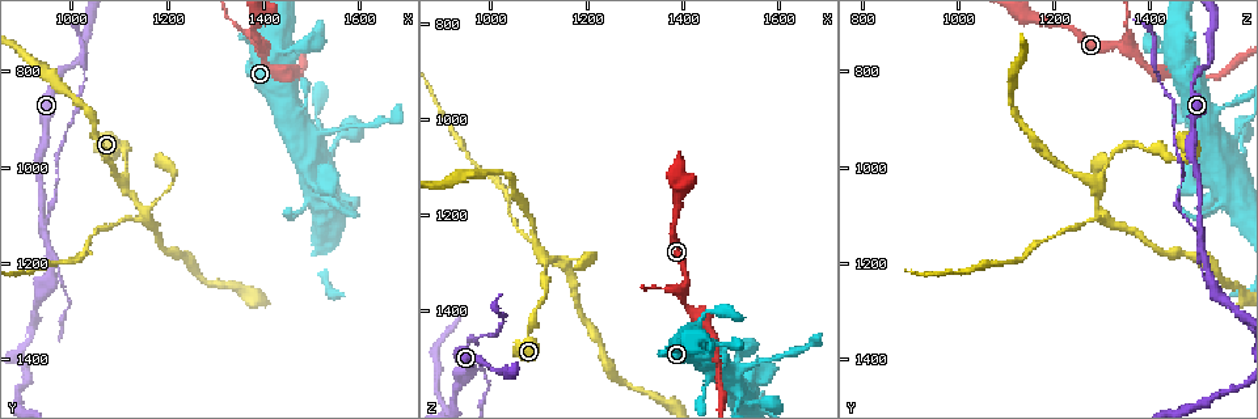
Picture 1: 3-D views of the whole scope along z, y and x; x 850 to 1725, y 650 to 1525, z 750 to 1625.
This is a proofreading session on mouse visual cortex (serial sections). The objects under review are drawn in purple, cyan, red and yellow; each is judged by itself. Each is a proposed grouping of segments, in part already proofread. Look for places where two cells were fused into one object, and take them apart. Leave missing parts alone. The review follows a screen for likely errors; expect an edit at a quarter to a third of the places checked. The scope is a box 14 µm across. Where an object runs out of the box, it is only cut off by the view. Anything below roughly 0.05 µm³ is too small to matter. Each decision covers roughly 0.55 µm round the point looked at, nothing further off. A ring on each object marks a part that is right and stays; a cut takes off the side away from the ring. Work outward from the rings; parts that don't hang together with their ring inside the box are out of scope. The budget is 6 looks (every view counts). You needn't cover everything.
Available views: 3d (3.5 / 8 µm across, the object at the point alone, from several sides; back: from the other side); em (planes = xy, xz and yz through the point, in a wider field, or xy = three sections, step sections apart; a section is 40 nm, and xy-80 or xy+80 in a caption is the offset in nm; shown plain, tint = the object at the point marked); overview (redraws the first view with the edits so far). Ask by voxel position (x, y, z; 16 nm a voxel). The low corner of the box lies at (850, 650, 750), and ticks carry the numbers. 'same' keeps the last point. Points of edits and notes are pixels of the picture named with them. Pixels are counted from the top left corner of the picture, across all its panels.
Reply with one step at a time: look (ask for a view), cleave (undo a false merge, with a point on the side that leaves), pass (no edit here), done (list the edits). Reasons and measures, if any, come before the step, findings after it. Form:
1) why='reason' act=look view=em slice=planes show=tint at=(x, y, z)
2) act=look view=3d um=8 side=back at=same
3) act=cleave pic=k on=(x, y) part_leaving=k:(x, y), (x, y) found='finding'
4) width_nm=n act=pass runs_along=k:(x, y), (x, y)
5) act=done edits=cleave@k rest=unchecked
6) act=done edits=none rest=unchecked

why='thin neck' act=look view=3d um=3.5 side=back at=(1145, 1110, 1300)

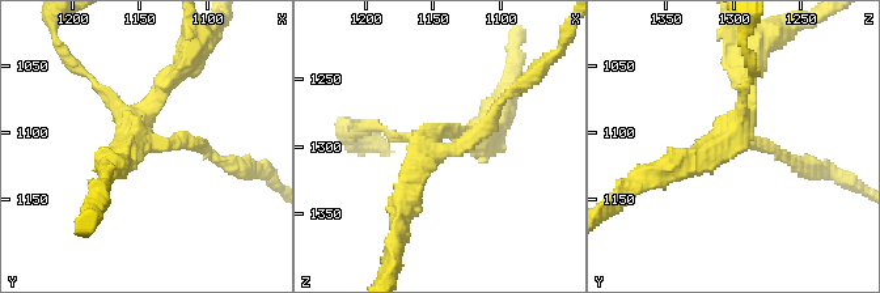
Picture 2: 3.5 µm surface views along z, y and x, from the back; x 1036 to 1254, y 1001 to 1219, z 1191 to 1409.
arms=4 arm_widths_nm=150,200,200,300 act=look view=em slice=xy step=1 show=tint at=(1152, 1106, 1304)

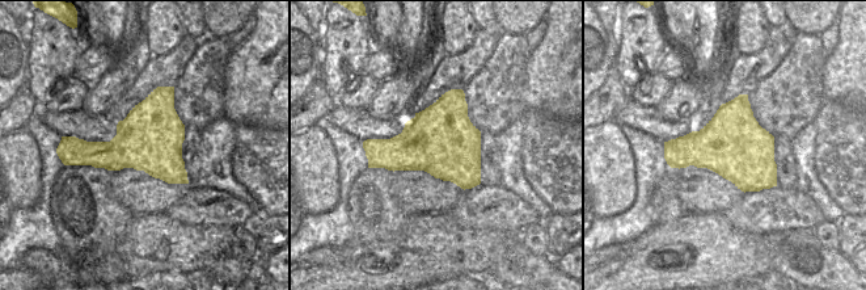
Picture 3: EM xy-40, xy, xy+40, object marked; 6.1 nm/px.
act=pass runs_along=2:(744, 71), (728, 139), (658, 170) found='all the same cell'

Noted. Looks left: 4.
why='two arms in line, one across' act=look view=3d um=8 side=back at=(935, 1120, 1505)

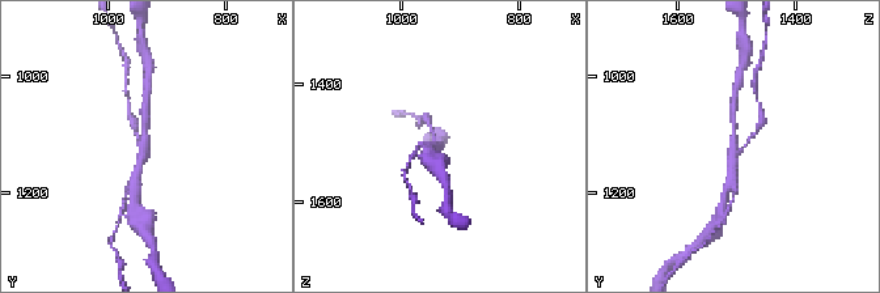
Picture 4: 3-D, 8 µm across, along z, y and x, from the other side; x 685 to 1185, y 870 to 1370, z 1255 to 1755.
act=look view=em slice=xy step=1 show=tint at=(940, 1120, 1510)

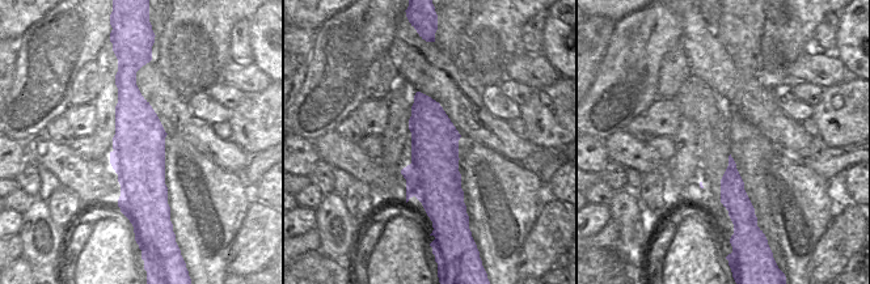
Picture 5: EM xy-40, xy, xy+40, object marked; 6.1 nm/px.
act=cleave pic=4 on=(427, 119) found='a second cell is stuck on'

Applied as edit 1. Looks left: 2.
act=done edits=cleave@4 rest=unchecked

